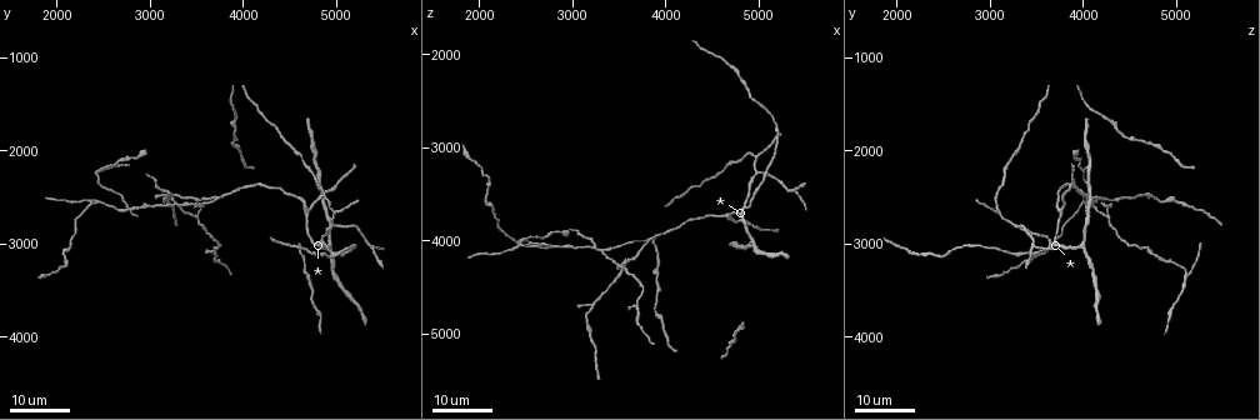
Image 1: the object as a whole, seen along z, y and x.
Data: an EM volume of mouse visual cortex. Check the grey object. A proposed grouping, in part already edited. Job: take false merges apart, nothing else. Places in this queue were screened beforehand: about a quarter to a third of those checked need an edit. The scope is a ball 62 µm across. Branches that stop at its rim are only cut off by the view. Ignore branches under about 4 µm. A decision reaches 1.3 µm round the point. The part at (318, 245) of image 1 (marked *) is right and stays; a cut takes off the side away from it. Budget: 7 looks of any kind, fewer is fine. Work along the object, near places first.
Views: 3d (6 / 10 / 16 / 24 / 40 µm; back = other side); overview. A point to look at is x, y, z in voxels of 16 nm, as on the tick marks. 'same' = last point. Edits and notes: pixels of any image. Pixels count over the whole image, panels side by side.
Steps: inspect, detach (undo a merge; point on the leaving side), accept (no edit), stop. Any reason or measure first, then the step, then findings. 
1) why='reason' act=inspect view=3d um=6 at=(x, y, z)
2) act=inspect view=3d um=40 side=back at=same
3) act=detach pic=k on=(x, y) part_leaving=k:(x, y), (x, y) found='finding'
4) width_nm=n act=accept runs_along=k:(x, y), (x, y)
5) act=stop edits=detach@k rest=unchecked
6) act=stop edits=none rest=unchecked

why='a fork' act=inspect view=3d um=24 at=(5000, 2650, 3050)

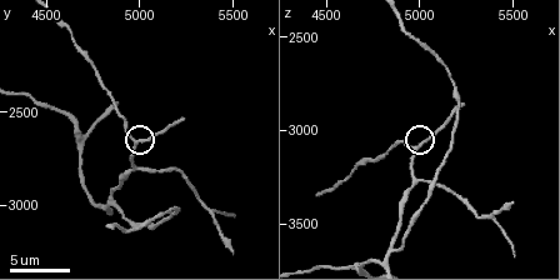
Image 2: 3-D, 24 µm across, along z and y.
act=inspect view=3d um=6 at=(4980, 2640, 3100)

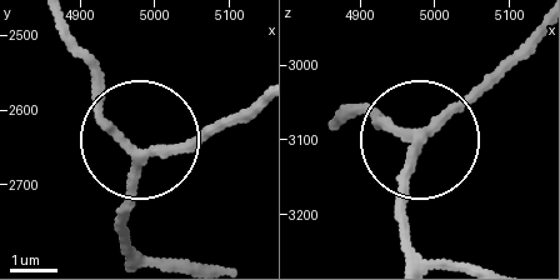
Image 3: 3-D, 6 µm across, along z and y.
arms=3 act=accept found='one cell here'

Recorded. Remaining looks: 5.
why='side arm on a straight run' act=inspect view=3d um=16 at=(4650, 2650, 3750)

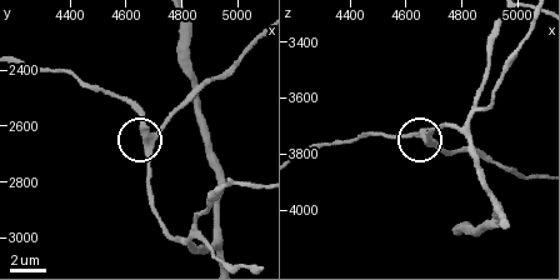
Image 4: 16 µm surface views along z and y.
act=inspect view=3d um=6 at=same

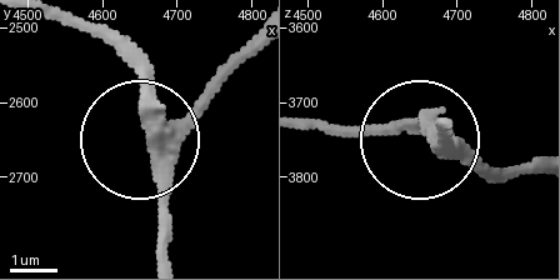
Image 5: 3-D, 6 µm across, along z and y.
width_nm=360 act=accept runs_along=5:(168, 254), (151, 139), (224, 79) found='all the same cell'

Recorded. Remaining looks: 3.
why='three arms meet' act=inspect view=3d um=24 at=(3800, 2500, 4000)

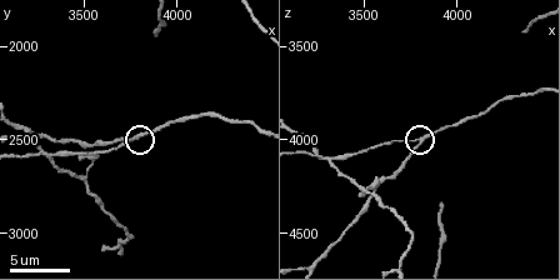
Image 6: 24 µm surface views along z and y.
act=inspect view=3d um=10 at=(3800, 2480, 4020)

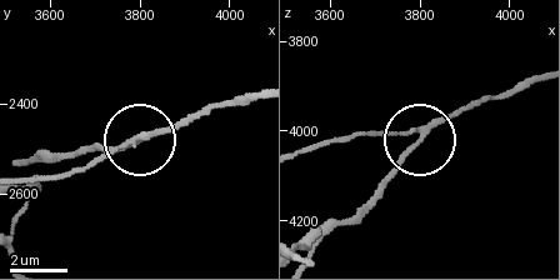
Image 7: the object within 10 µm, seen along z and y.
arms=3 act=accept runs_along=7:(538, 74), (430, 124), (361, 208) found='continuous, no second cell'

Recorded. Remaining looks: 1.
act=stop edits=none rest=unchecked

